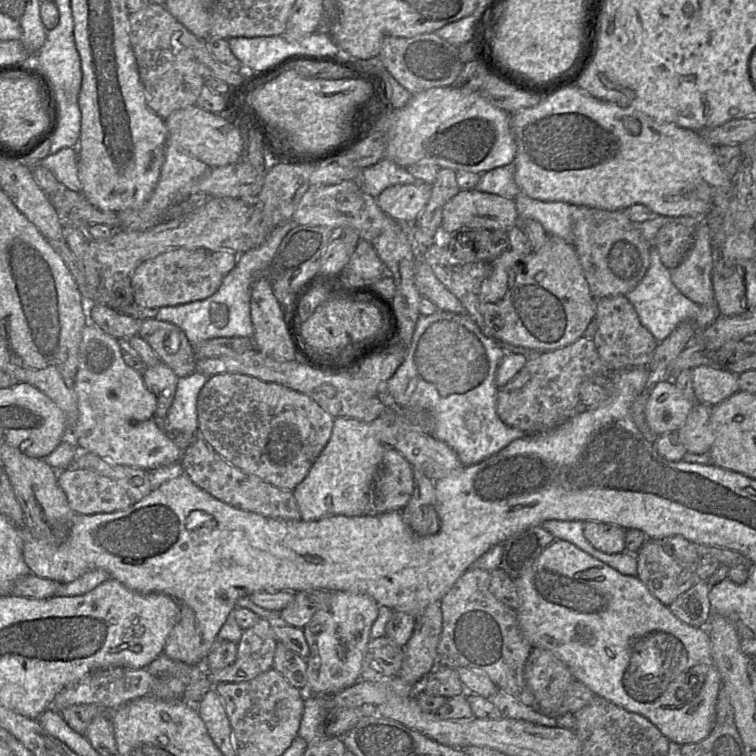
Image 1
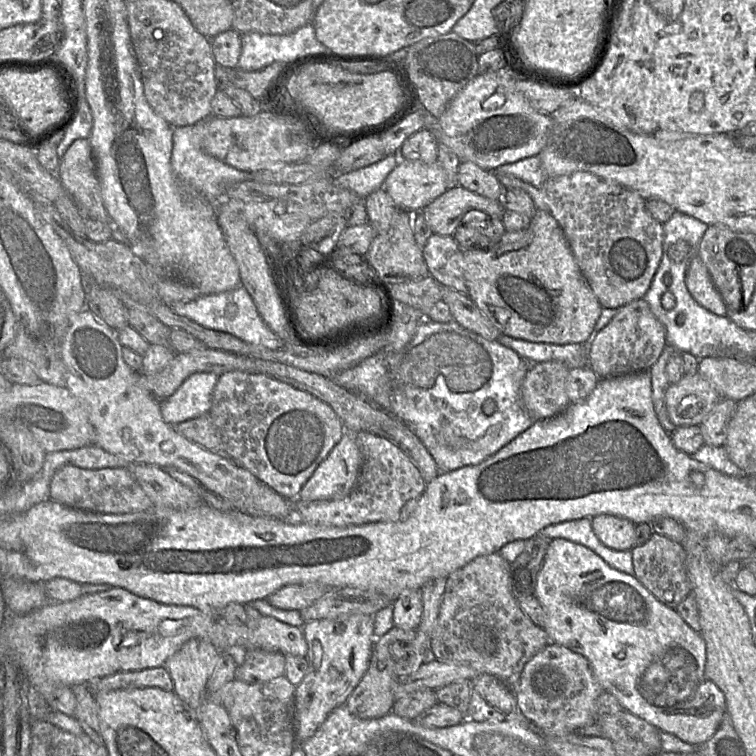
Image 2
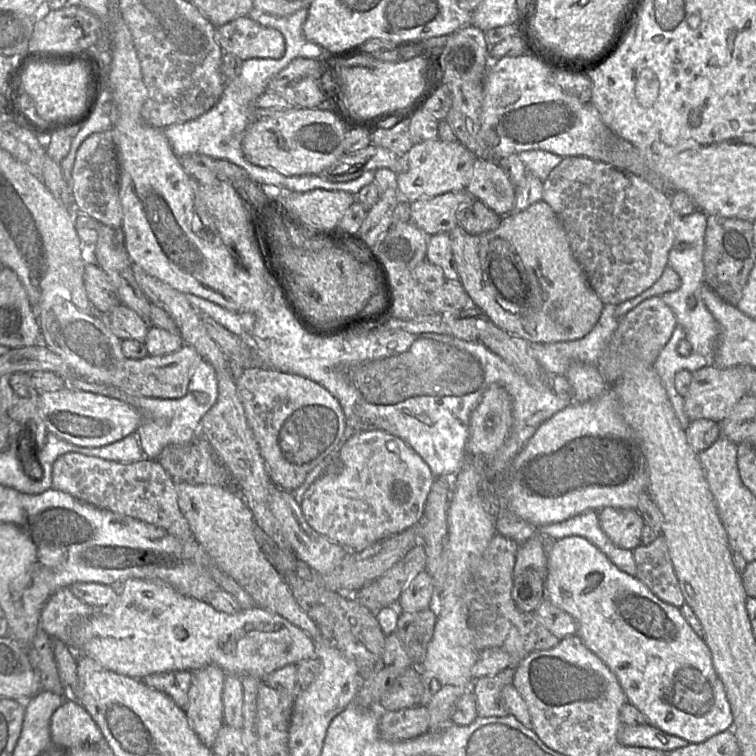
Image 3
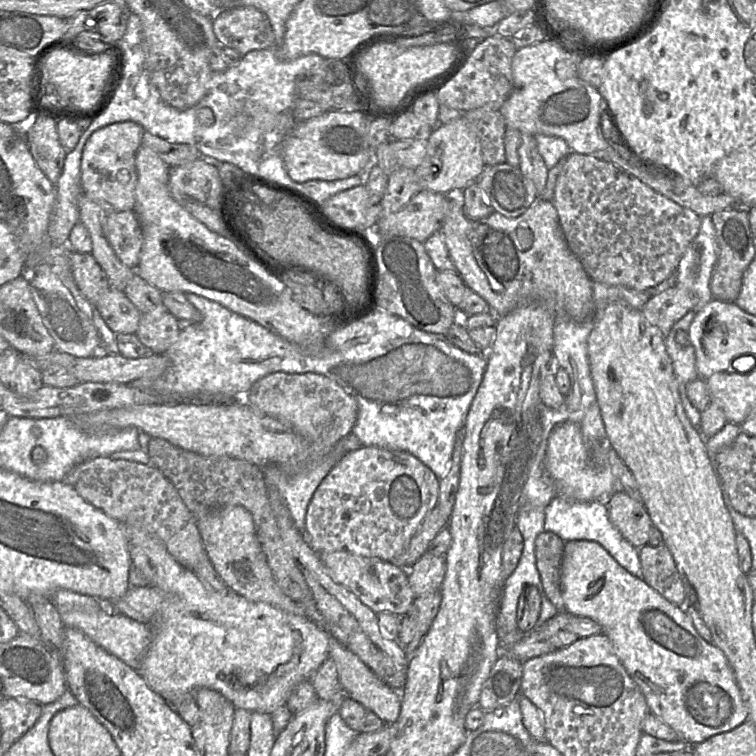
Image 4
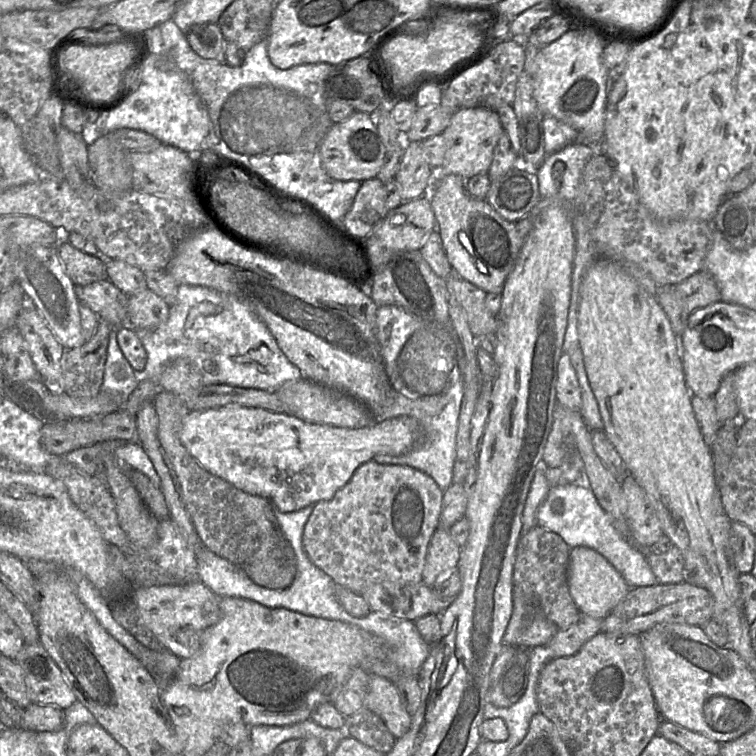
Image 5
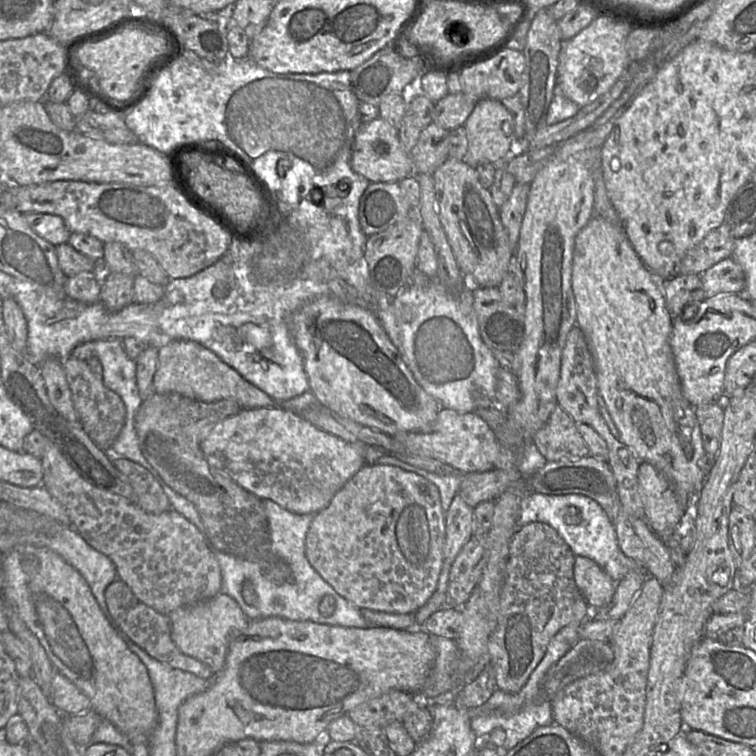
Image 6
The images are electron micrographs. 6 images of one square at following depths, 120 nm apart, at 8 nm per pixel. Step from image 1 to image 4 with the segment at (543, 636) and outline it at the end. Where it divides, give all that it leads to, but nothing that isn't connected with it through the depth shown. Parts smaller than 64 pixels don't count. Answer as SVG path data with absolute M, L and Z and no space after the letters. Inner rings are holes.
M588 540L565 542L561 565L564 610L596 621L607 636L627 673L641 689L649 712L677 732L689 746L730 732L749 719L734 672L723 651L706 642L695 629L684 608L678 607L623 567L598 543Z

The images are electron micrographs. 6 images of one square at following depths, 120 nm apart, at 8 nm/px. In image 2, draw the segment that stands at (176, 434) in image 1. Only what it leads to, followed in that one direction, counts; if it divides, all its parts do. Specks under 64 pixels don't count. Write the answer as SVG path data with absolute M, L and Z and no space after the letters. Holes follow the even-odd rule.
M211 372L190 375L172 396L160 402L163 420L173 427L206 414L211 407L218 378L219 375Z

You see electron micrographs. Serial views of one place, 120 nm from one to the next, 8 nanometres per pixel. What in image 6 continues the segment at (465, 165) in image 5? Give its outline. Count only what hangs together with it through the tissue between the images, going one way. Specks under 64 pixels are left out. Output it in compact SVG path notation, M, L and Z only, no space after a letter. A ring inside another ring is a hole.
M485 98L477 101L463 127L468 139L468 150L461 160L469 166L476 168L480 163L500 163L512 154L527 149L523 146L517 148L514 116L499 100Z

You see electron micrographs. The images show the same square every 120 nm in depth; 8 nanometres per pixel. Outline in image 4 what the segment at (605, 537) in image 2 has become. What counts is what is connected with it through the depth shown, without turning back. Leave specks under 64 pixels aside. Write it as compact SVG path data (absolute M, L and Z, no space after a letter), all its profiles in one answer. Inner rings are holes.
M620 489L605 503L611 523L624 538L637 549L647 545L653 525L643 503Z

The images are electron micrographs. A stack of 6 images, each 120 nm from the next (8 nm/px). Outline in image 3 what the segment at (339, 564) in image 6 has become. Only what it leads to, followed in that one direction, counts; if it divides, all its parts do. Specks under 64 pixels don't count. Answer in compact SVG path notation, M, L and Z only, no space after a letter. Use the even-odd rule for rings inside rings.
M381 430L357 431L343 445L337 461L339 470L324 472L304 493L299 504L305 521L313 531L349 552L363 552L419 523L435 476L404 441Z

